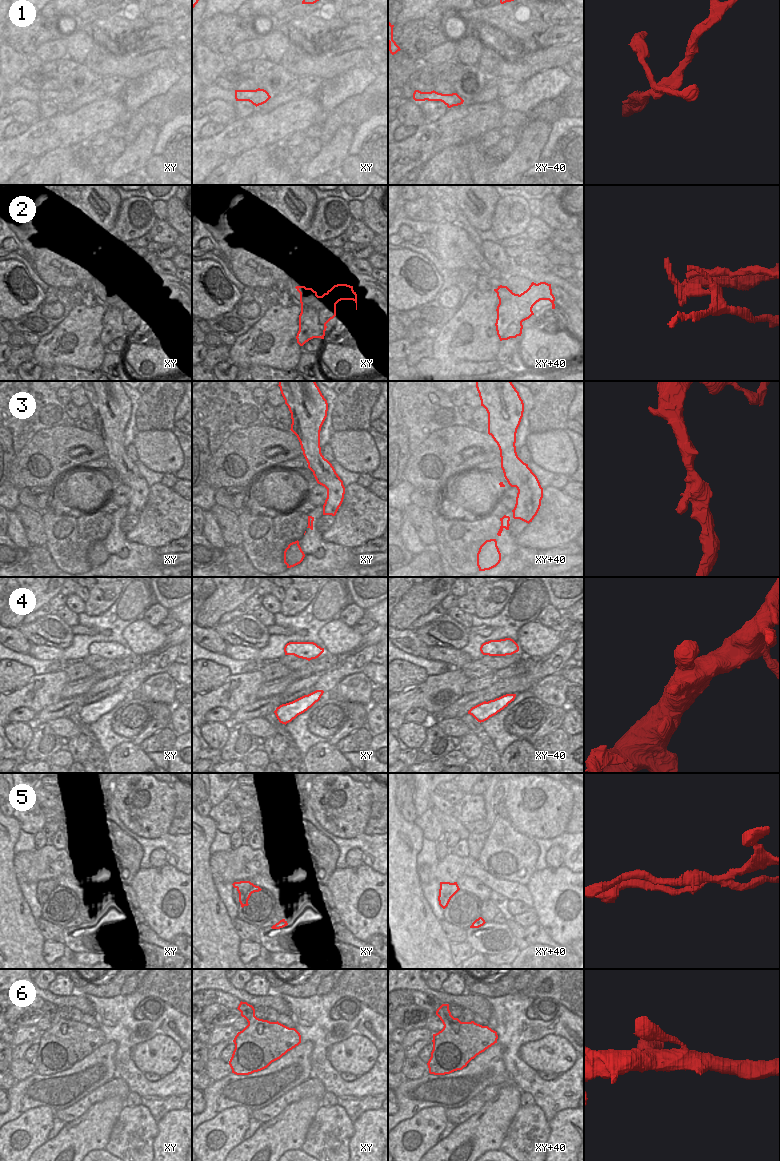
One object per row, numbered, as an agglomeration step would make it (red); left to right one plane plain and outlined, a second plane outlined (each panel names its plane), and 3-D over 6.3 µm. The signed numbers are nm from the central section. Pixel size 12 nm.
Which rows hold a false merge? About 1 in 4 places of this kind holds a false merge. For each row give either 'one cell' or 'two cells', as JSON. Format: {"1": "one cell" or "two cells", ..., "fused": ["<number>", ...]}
{"1": "one cell", "2": "two cells", "3": "one cell", "4": "one cell", "5": "one cell", "6": "one cell", "fused": ["2"]}

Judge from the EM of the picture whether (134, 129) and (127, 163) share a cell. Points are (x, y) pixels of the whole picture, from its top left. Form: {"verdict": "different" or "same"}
{"verdict": "different"}

